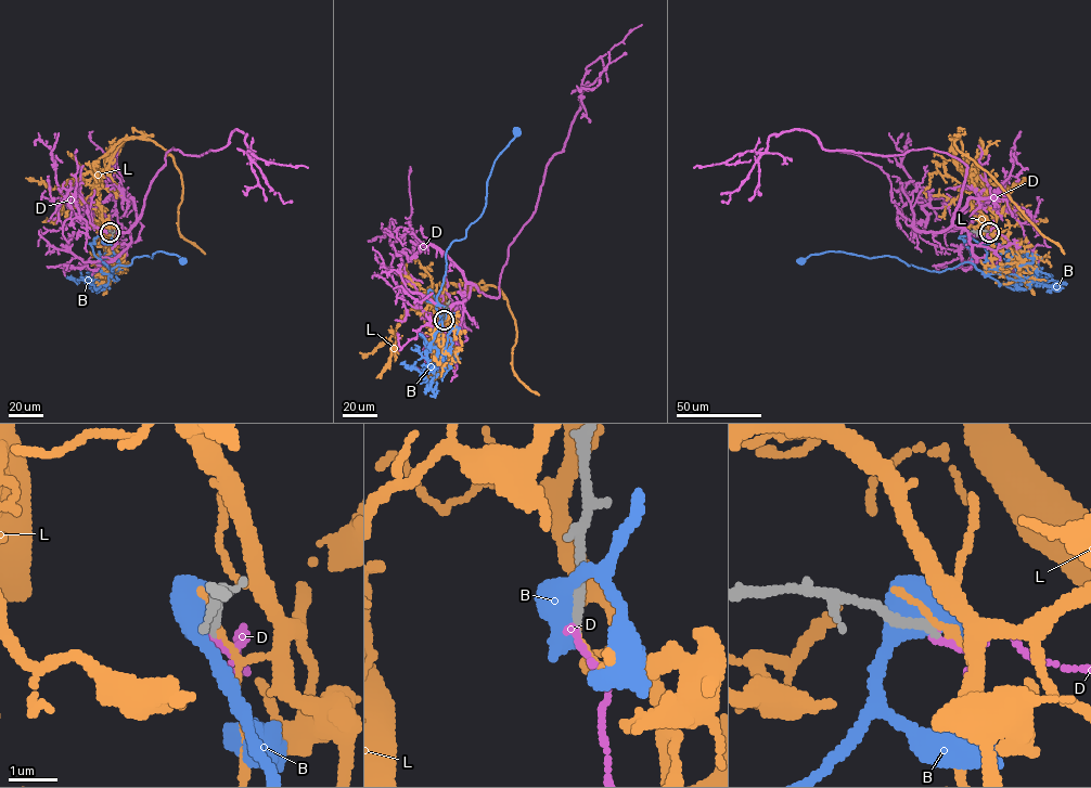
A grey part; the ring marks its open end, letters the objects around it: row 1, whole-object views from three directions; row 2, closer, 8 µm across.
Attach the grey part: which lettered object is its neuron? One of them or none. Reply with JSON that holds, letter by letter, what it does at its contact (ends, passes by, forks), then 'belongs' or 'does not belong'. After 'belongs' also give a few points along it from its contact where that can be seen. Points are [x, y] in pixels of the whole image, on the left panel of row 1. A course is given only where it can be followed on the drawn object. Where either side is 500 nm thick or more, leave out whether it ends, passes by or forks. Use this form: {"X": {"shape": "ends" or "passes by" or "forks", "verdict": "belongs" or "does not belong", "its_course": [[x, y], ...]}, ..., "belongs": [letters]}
{"B": {"verdict": "does not belong"}, "D": {"shape": "passes by", "verdict": "does not belong"}, "L": {"shape": "ends", "verdict": "does not belong"}, "belongs": []}

